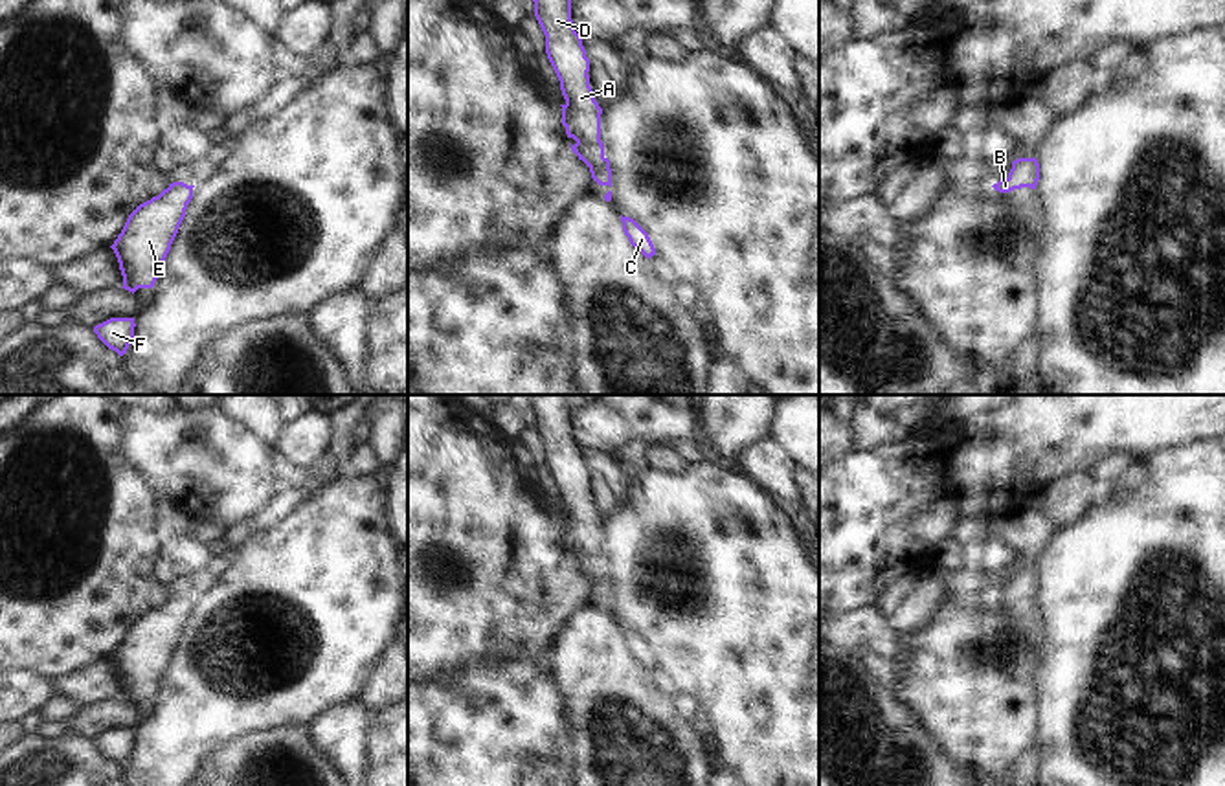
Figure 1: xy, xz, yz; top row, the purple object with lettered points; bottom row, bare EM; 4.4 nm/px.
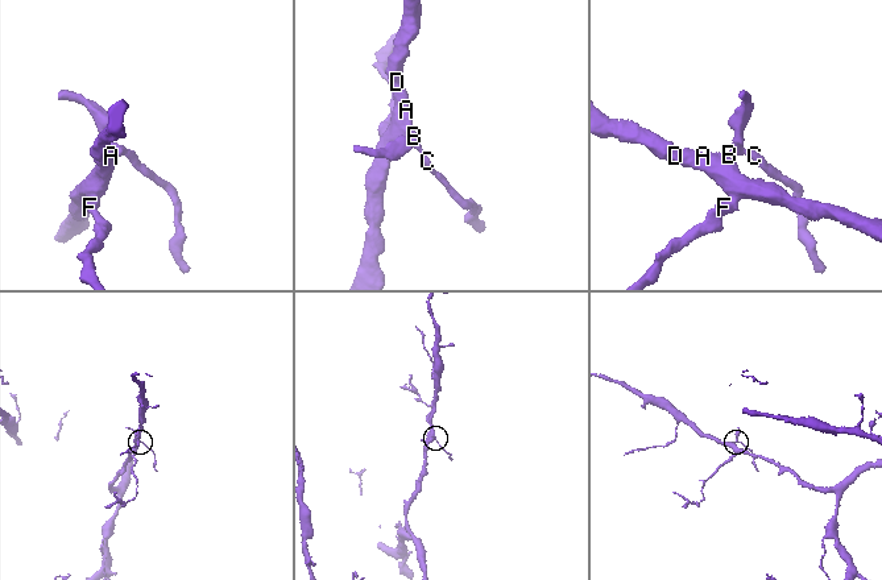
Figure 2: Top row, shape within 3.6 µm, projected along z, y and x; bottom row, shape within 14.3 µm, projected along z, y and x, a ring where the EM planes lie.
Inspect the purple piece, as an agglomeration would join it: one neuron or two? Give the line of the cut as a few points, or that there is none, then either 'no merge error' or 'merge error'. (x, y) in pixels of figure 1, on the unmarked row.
xz (603, 568), (590, 581) | merge error

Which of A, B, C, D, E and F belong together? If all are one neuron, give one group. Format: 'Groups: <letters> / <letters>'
Groups: A D E F / B C.

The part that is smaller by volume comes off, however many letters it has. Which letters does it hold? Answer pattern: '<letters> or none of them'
B, C

